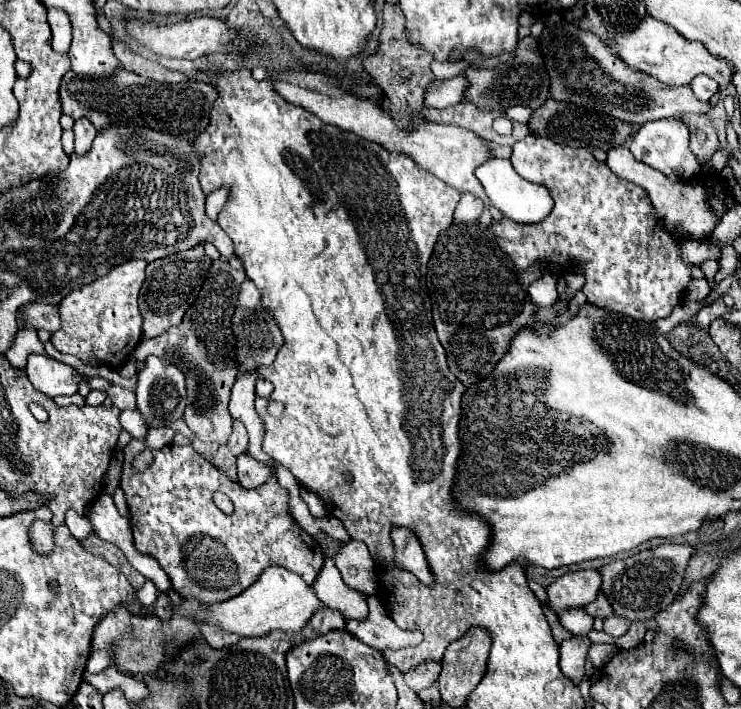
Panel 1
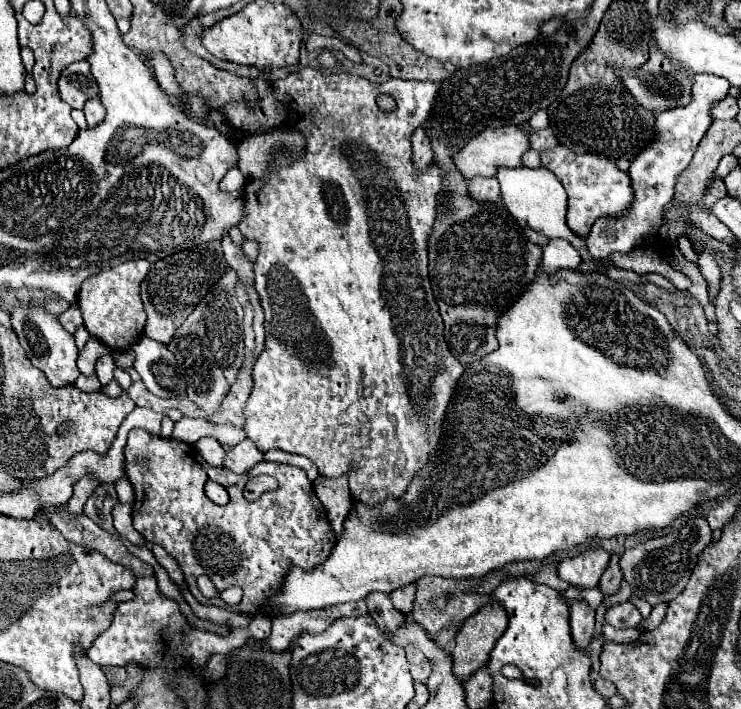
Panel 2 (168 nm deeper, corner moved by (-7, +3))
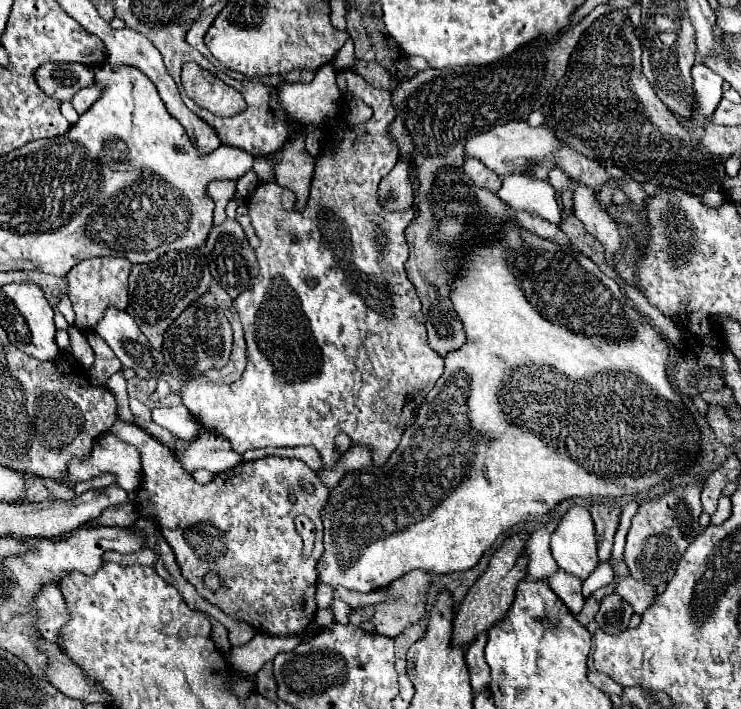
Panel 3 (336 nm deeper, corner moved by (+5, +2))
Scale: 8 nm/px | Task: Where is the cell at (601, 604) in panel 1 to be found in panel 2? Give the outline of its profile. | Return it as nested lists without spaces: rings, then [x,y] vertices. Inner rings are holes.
[[[612,555],[612,561],[608,565],[608,571],[604,571],[598,587],[604,593],[604,597],[610,597],[610,595],[618,593],[620,583],[622,583],[622,571],[618,567],[618,555]]]

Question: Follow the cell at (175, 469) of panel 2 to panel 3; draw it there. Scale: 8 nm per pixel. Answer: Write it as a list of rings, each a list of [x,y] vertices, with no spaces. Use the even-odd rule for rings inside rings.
[[[116,420],[110,432],[140,450],[144,482],[136,498],[138,510],[140,514],[156,516],[184,578],[210,604],[236,620],[252,624],[258,632],[272,636],[304,632],[318,610],[314,598],[318,582],[316,562],[324,552],[320,512],[330,494],[318,474],[302,460],[270,456],[242,462],[202,486],[180,466],[168,446],[136,424]],[[300,480],[310,480],[316,492],[308,494],[300,486]],[[290,494],[296,496],[296,504],[288,500]],[[300,514],[308,516],[316,526],[316,540],[308,558],[302,556],[302,538],[294,526],[294,518]],[[210,572],[218,574],[226,586],[216,592],[208,590],[204,576]]]

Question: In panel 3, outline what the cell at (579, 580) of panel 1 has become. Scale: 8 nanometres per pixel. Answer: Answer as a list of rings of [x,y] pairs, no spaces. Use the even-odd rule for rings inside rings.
[[[572,506],[554,530],[550,546],[562,570],[586,580],[598,564],[596,530],[590,512],[584,506]]]

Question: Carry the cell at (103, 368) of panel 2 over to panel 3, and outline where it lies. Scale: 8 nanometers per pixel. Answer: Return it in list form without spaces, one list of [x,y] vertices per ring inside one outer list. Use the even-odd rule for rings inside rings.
[[[74,324],[68,326],[68,334],[70,334],[70,350],[74,354],[74,358],[84,366],[84,368],[90,368],[92,362],[94,362],[94,352],[84,336],[84,332],[80,332]]]

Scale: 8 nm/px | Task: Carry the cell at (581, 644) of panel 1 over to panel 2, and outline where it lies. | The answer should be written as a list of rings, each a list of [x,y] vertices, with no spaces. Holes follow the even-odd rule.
[[[584,603],[570,605],[570,629],[578,651],[586,651],[594,637],[594,611]]]

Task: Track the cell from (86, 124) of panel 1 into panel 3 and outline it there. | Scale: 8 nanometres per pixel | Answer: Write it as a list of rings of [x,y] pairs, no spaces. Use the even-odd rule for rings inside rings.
[[[90,84],[90,86],[82,88],[80,92],[76,92],[76,96],[72,98],[72,104],[74,104],[76,112],[82,114],[82,112],[86,112],[98,98],[100,98],[100,86]]]

